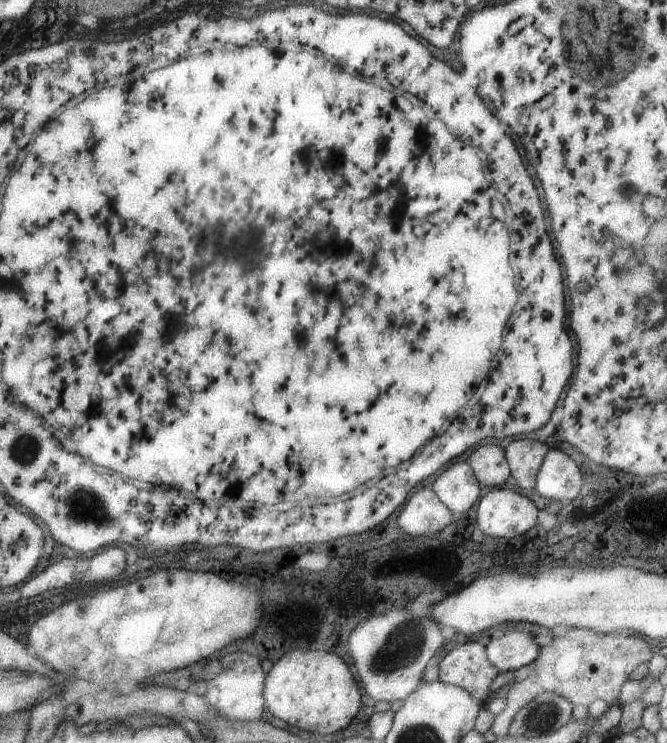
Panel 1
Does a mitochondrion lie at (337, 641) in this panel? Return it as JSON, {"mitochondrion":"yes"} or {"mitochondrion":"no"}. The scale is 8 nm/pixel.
{"mitochondrion":"no"}

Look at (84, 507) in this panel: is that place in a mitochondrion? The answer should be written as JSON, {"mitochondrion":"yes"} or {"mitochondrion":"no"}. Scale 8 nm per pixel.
{"mitochondrion":"yes"}

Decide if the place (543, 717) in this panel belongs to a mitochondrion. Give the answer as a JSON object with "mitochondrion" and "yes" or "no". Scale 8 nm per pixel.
{"mitochondrion":"yes"}

